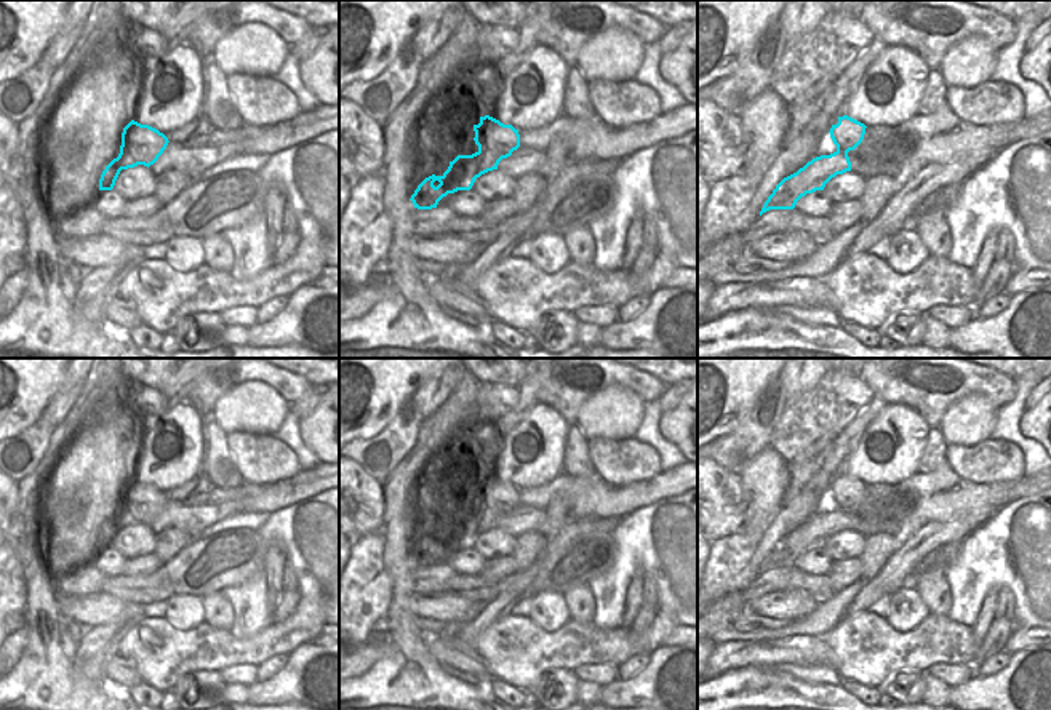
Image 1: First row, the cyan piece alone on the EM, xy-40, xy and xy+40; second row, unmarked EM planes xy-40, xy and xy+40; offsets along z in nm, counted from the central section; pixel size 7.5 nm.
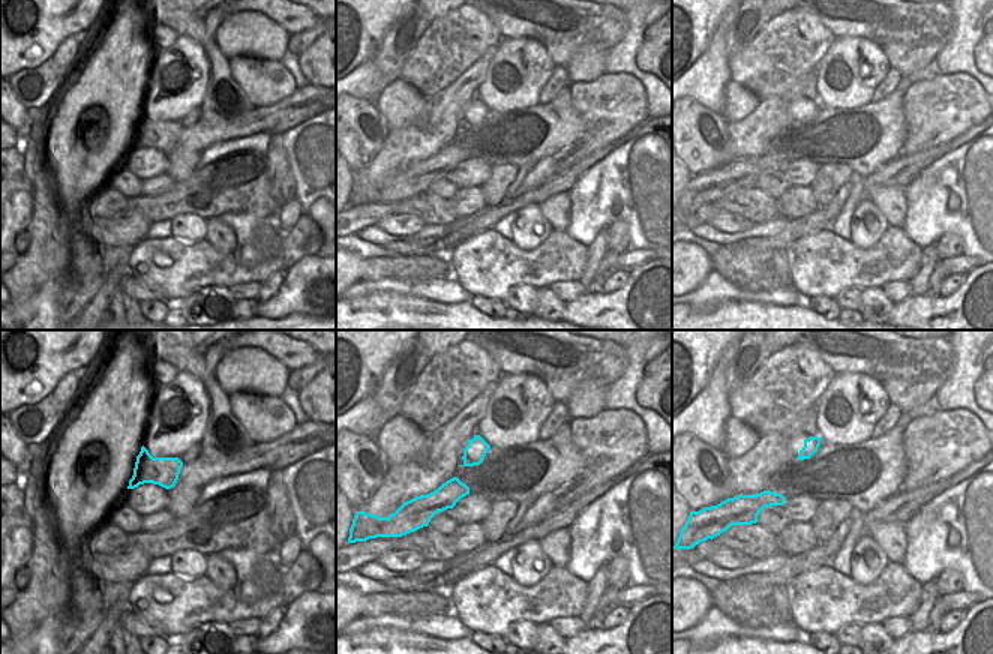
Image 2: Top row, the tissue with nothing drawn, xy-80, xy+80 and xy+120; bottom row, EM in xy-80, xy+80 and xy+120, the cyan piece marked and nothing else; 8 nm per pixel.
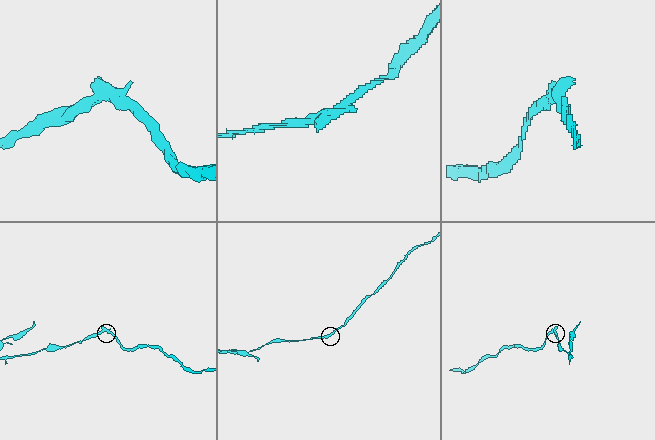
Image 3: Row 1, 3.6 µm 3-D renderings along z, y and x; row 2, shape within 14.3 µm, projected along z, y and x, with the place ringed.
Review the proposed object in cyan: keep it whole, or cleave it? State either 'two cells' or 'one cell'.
two cells

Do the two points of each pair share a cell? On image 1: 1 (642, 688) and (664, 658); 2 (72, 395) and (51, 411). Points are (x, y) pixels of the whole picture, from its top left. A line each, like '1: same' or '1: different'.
1: same
2: same

